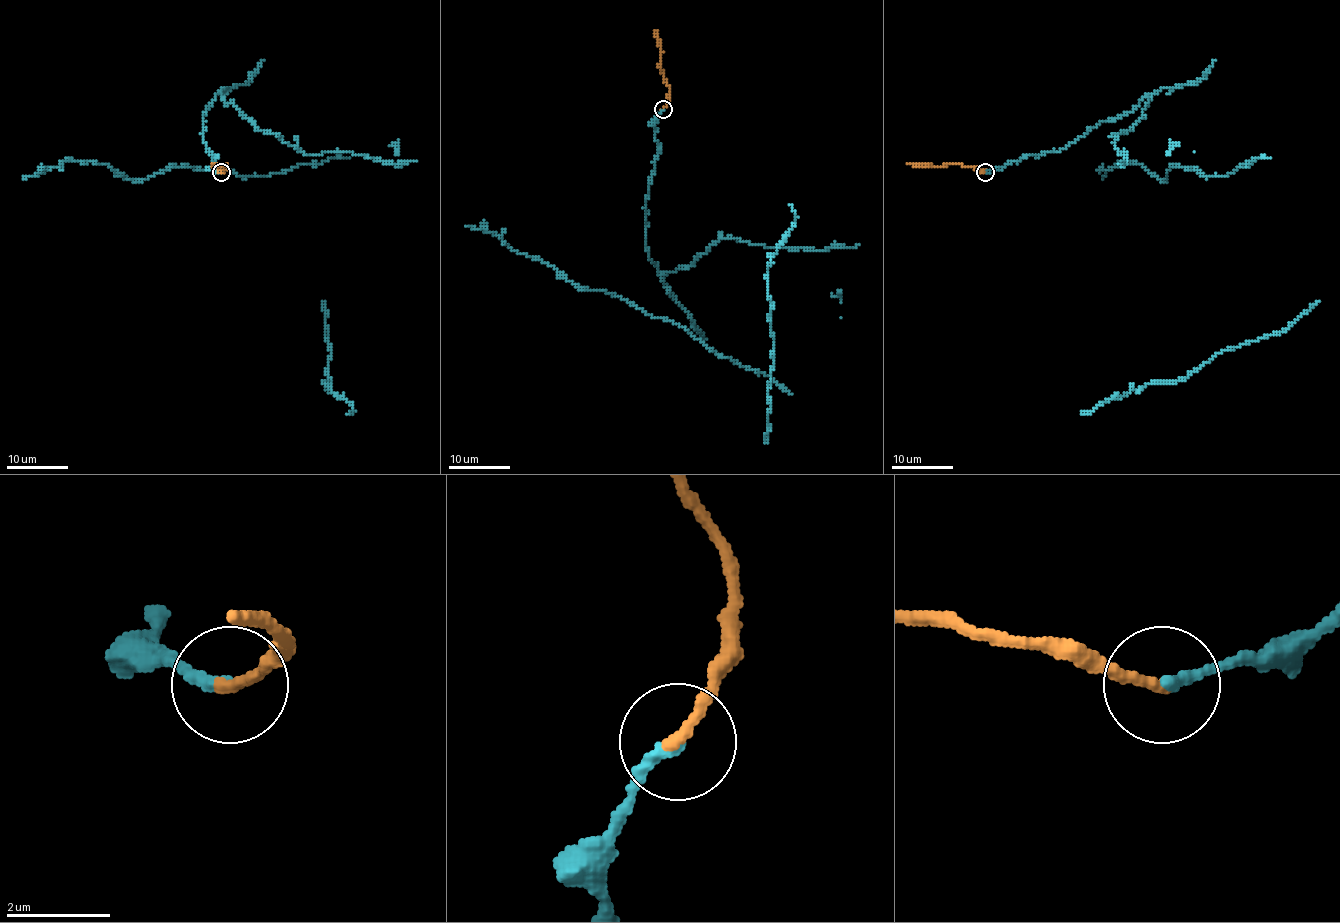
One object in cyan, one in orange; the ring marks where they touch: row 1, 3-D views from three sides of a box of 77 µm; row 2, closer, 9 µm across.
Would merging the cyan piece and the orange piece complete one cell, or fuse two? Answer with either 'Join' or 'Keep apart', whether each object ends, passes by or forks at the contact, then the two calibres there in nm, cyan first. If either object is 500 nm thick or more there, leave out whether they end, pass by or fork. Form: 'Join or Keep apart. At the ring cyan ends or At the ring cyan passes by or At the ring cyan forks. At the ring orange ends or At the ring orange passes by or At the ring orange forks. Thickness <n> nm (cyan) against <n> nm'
Join. At the ring cyan ends. At the ring orange ends. Thickness 240 nm (cyan) against 240 nm

